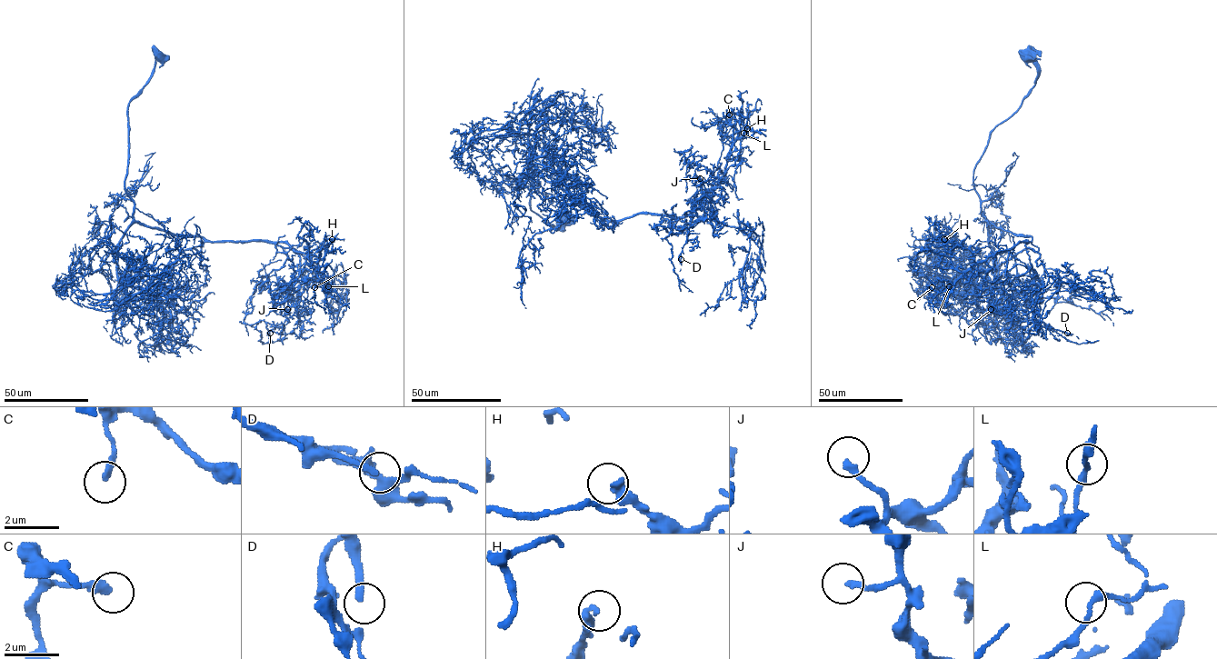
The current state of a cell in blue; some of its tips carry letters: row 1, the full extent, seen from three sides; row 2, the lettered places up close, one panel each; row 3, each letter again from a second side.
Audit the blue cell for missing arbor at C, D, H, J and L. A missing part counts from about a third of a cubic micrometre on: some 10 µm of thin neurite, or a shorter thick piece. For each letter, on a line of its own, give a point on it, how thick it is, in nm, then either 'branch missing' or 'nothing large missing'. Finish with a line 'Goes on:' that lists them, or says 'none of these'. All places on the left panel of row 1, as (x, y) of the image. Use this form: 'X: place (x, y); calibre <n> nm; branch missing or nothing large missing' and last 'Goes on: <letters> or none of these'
C: place (314, 287); calibre 280 nm; nothing large missing
D: place (270, 333); calibre 240 nm; nothing large missing
H: place (332, 239); calibre 360 nm; nothing large missing
J: place (287, 309); calibre 240 nm; branch missing
L: place (328, 286); calibre 190 nm; nothing large missing
Goes on: J

